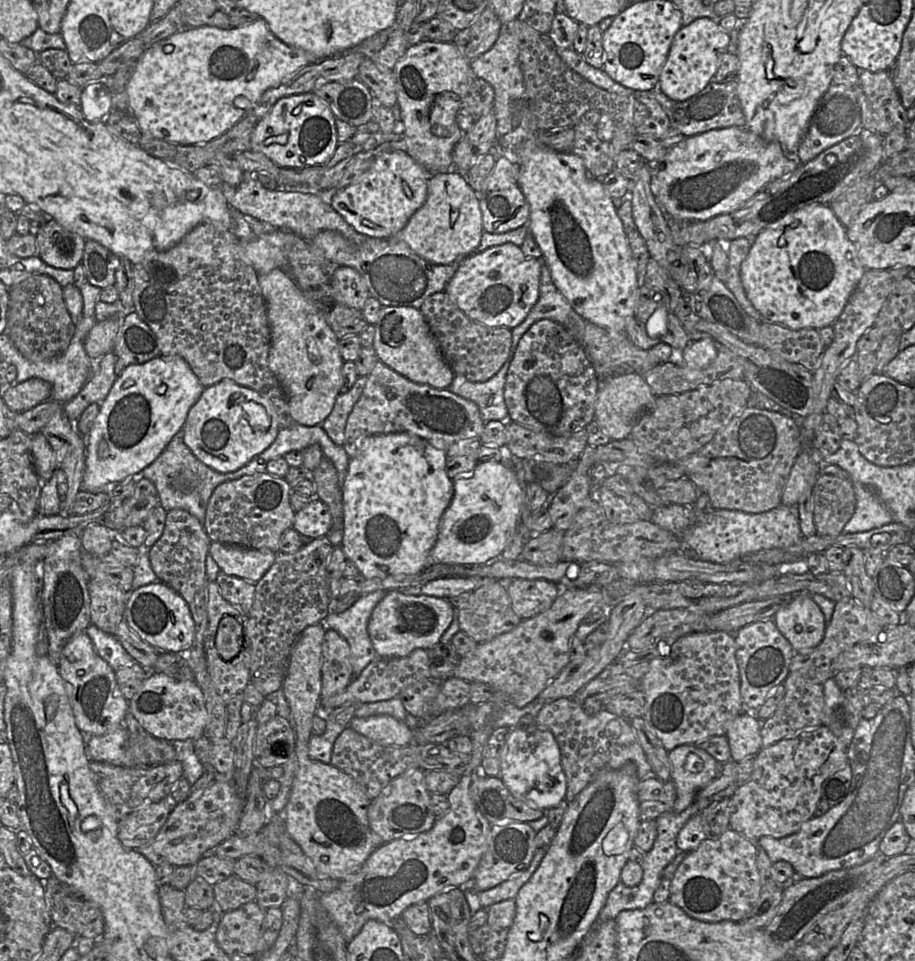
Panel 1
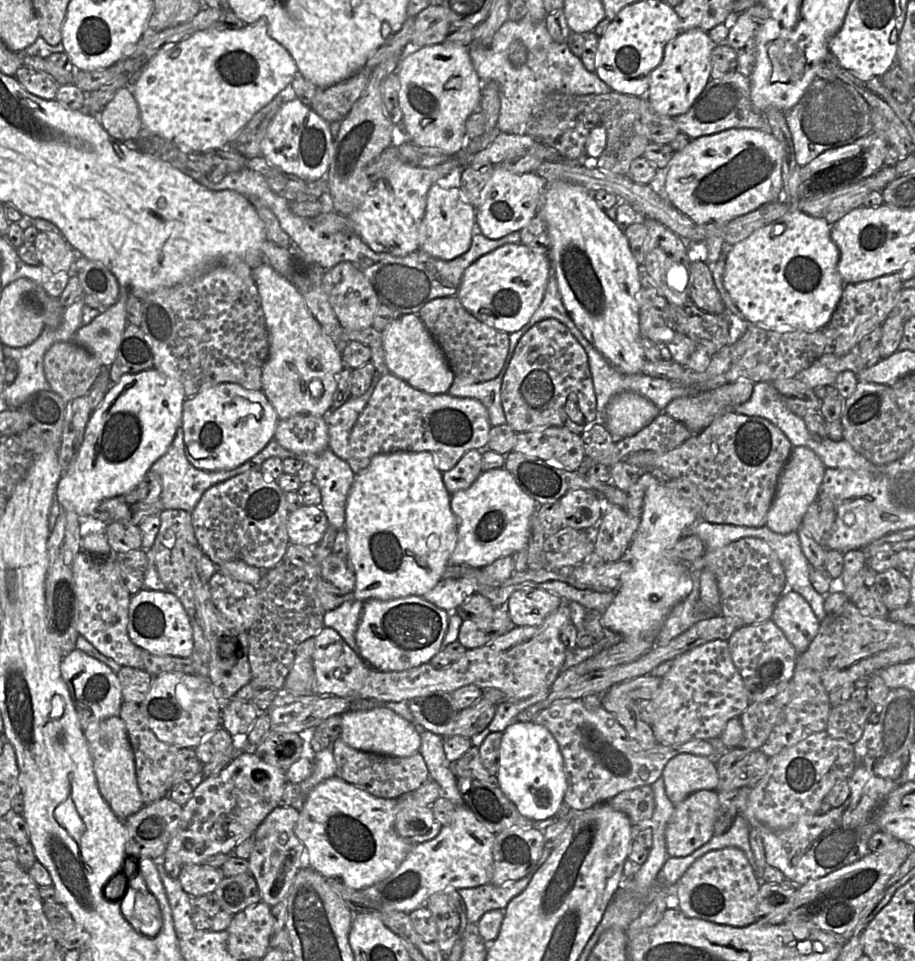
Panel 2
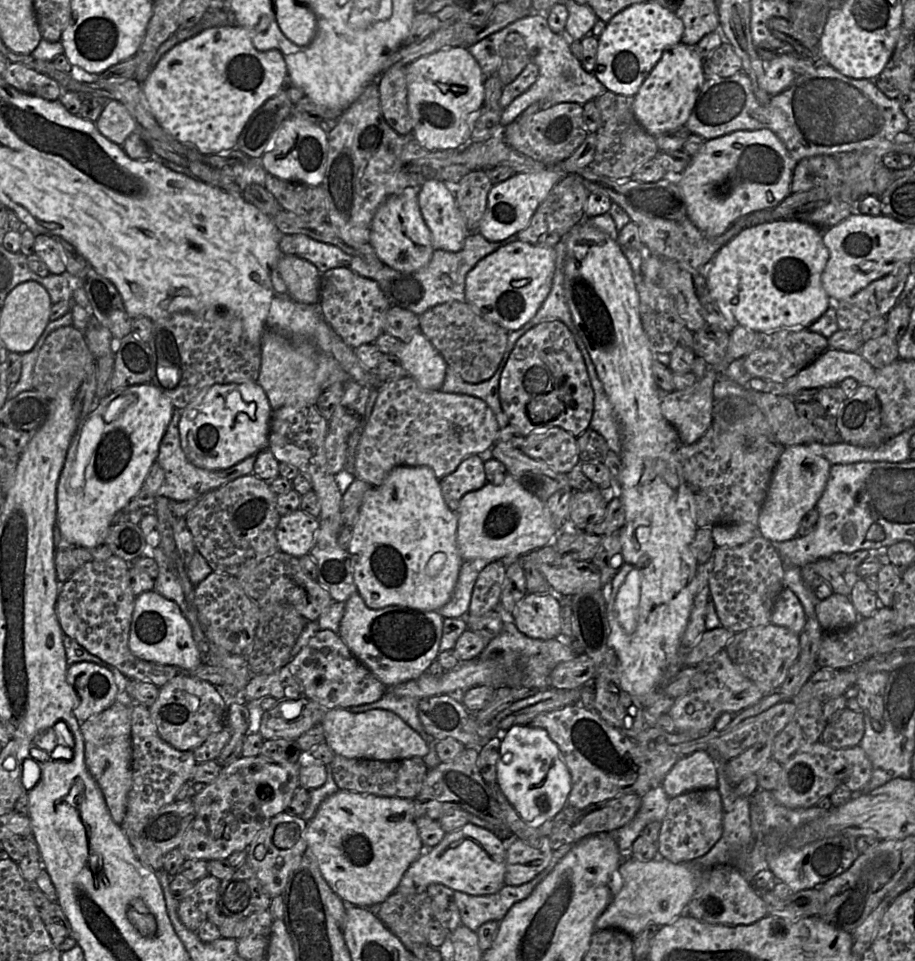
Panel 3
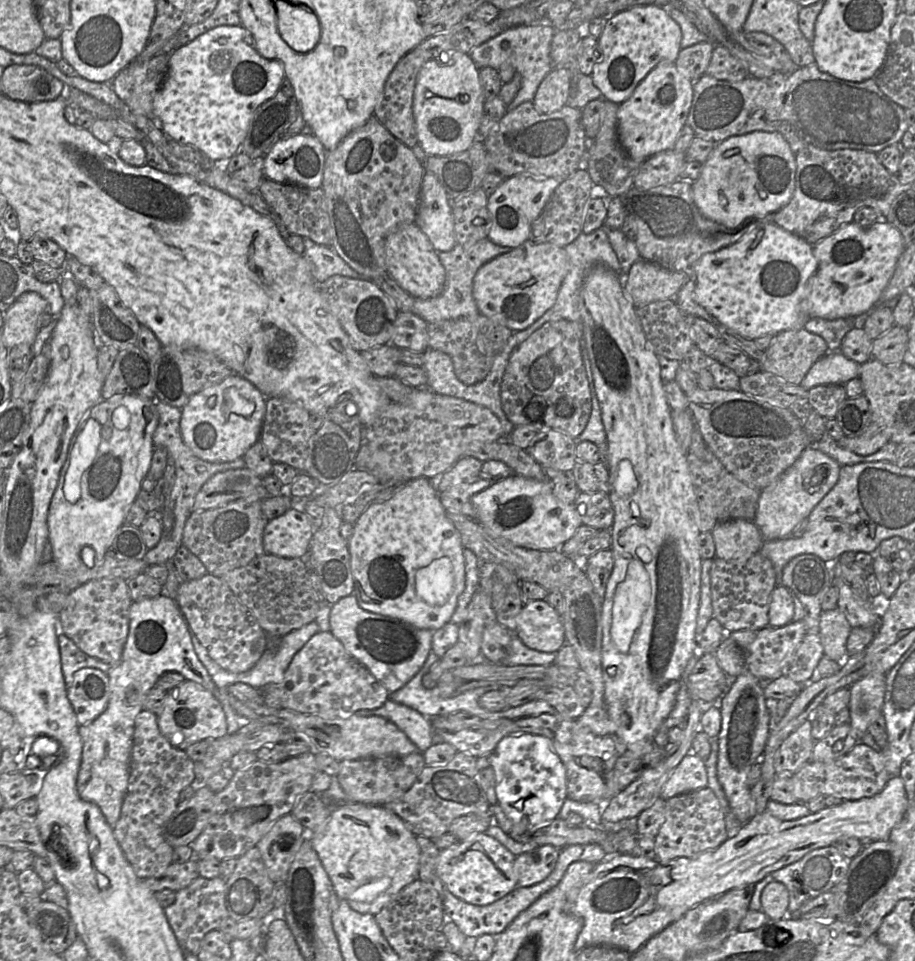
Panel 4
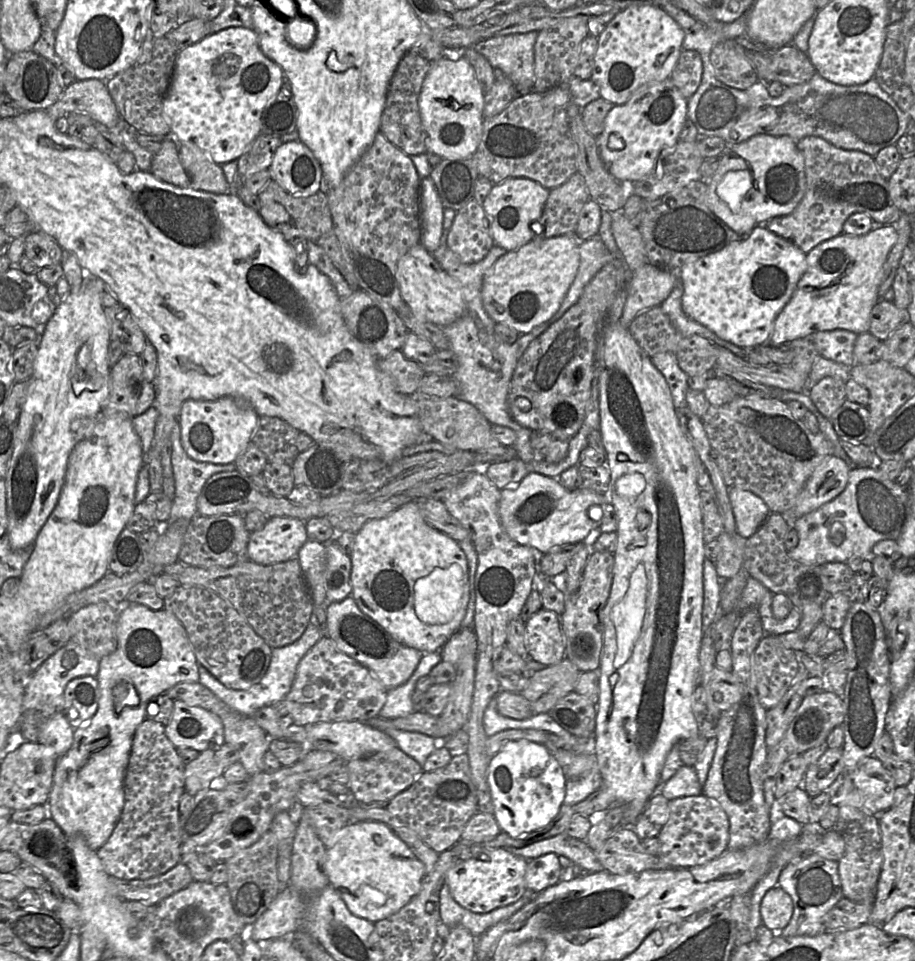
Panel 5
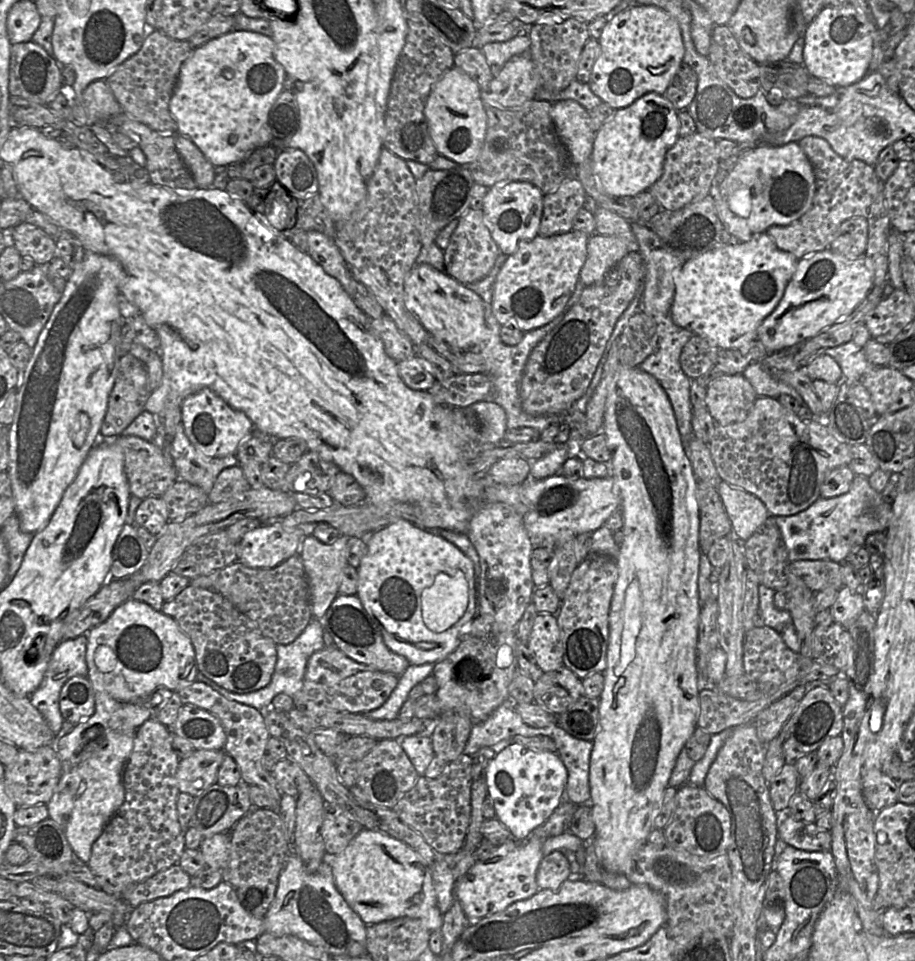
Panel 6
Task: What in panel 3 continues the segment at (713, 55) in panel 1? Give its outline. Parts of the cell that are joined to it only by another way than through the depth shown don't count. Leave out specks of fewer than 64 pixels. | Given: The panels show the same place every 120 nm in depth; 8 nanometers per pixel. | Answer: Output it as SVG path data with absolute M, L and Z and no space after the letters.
M682 42L668 48L634 97L634 113L648 133L657 136L686 122L706 80L704 60L696 47Z

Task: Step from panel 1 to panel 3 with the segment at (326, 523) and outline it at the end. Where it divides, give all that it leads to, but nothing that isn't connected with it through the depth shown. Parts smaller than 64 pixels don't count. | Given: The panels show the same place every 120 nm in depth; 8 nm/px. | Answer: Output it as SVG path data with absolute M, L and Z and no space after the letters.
M298 509L280 518L276 530L280 551L300 558L309 554L319 527L319 518Z

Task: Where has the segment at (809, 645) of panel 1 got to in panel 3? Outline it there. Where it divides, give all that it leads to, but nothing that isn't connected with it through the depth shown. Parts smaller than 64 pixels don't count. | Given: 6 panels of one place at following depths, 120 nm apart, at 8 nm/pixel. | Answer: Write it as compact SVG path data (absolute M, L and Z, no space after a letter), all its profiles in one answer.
M783 588L775 600L770 623L786 627L796 634L800 634L807 621L802 603L796 594Z

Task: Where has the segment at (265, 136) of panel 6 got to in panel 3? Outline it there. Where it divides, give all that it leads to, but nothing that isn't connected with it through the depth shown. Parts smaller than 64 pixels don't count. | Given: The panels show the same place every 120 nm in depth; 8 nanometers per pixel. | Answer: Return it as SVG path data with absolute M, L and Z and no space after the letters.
M238 25L216 26L203 30L196 36L189 38L171 48L159 60L156 67L152 69L150 75L142 89L148 100L152 114L161 128L177 141L191 145L203 155L214 155L223 150L230 150L236 146L239 135L244 129L251 115L259 109L267 100L276 96L282 89L283 82L287 76L287 67L282 53L279 50L258 51L252 43L252 33Z

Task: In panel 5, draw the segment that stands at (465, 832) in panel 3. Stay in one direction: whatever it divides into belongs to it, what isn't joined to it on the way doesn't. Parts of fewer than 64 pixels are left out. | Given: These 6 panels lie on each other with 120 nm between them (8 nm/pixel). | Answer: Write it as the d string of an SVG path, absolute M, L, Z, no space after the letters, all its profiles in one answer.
M504 848L484 849L469 860L456 863L445 877L454 900L474 913L488 913L507 906L528 893L525 882L527 860Z

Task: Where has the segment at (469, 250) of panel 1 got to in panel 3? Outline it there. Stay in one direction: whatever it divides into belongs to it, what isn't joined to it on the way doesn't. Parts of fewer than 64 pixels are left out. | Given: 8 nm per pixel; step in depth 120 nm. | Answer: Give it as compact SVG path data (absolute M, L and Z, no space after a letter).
M439 179L426 180L419 189L418 202L435 249L458 252L468 230L457 206L455 194Z

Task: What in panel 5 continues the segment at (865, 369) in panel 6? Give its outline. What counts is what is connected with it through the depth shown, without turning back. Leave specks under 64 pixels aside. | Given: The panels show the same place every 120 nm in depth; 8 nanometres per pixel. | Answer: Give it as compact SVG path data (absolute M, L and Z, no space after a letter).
M835 329L829 331L818 331L810 336L820 357L844 364L849 368L856 363L853 350L857 334L848 330Z

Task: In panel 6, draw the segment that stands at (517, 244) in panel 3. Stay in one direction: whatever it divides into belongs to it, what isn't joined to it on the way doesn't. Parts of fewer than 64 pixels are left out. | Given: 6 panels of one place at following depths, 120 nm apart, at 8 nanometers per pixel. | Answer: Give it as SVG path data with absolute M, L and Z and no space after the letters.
M577 230L554 236L537 235L530 242L522 243L514 254L507 256L497 274L493 289L492 309L498 322L502 326L513 326L527 332L546 325L559 315L580 280L580 272L587 257L589 237L590 235Z

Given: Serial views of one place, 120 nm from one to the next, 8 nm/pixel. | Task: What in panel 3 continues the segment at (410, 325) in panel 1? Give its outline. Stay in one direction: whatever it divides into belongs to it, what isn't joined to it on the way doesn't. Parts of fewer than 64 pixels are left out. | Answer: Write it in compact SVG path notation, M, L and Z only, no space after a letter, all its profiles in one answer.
M417 332L408 342L400 343L396 356L400 359L408 376L422 388L440 390L448 364L426 336Z

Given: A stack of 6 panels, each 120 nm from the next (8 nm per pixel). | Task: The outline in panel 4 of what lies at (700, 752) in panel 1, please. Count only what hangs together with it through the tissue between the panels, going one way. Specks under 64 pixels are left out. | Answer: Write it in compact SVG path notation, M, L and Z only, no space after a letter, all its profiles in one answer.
M690 752L664 784L660 798L666 801L675 796L705 788L707 782L704 760Z

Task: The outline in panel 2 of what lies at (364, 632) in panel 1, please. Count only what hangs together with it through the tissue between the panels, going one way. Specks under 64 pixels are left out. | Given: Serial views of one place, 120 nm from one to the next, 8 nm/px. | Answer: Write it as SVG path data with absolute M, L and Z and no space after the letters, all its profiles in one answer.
M346 600L333 610L325 612L324 627L336 630L344 641L358 653L355 633L361 618L364 601Z

